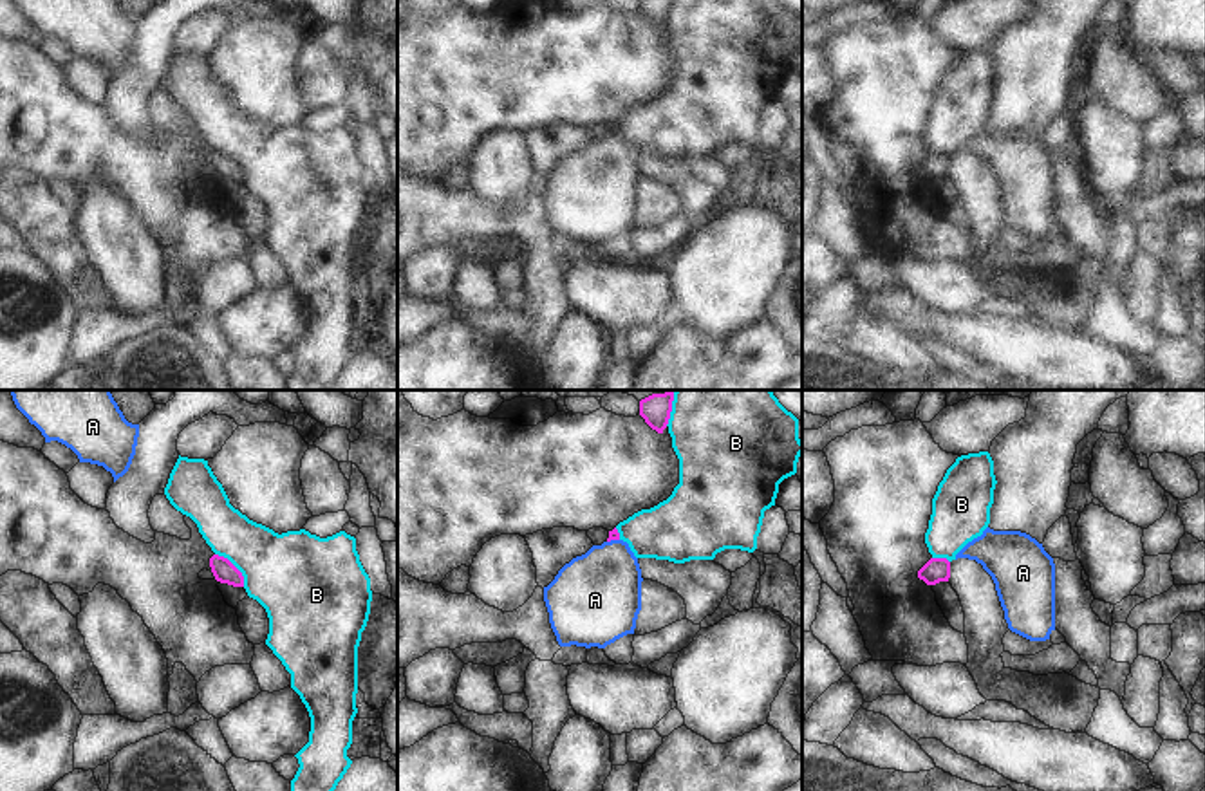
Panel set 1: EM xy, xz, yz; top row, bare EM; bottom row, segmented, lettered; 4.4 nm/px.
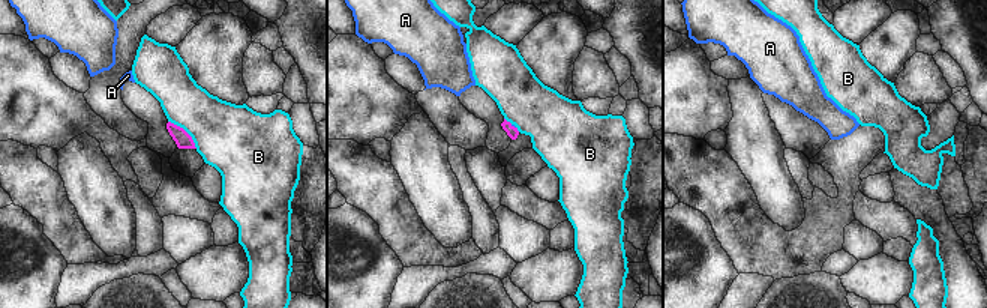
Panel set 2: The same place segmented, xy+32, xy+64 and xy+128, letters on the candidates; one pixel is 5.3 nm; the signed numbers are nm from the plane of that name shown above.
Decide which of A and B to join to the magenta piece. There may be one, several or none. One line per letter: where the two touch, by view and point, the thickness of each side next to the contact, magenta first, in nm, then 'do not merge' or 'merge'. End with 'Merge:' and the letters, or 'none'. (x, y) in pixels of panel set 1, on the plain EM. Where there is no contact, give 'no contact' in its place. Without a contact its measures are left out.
A: meets magenta in xz at (613, 134); 50 nm thick on the magenta side, 380 nm on the other; merge
B: meets magenta in xy at (235, 163); 100 nm thick on the magenta side, 380 nm on the other; do not merge
Merge: A

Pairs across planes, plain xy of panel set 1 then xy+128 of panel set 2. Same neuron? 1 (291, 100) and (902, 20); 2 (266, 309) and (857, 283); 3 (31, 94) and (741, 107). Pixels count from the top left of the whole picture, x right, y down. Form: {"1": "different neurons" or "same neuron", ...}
{"1": "same neuron", "2": "same neuron", "3": "different neurons"}

